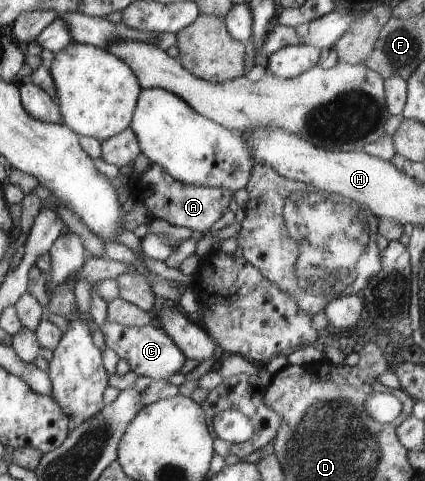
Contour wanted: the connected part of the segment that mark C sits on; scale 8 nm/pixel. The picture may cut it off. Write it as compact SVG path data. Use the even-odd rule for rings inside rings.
M105 319L101 326L101 333L103 333L103 341L105 341L106 347L113 349L119 355L119 359L126 361L130 370L135 371L139 376L149 376L154 380L166 381L176 372L181 371L181 367L185 365L187 357L179 351L173 340L159 325L127 327Z

